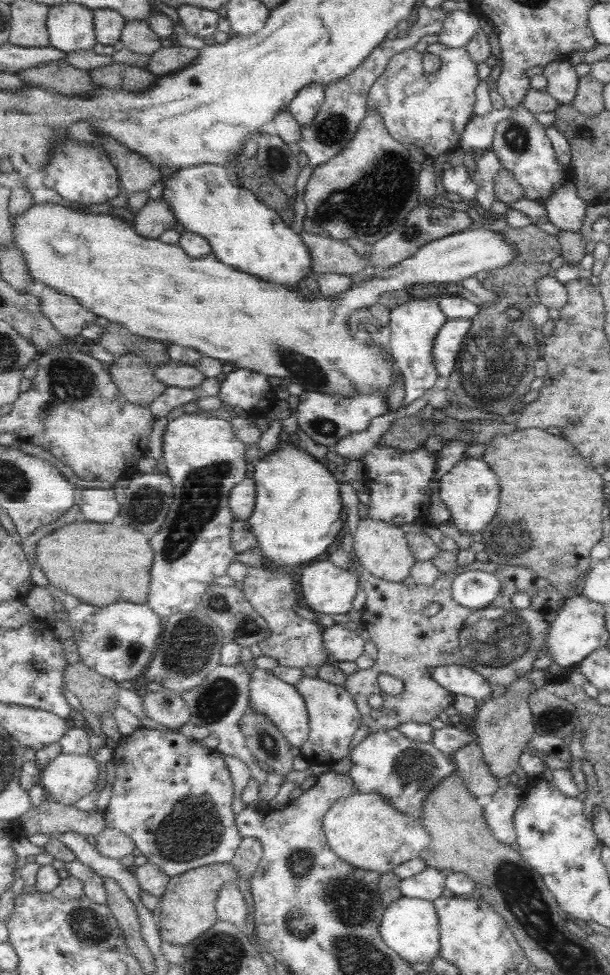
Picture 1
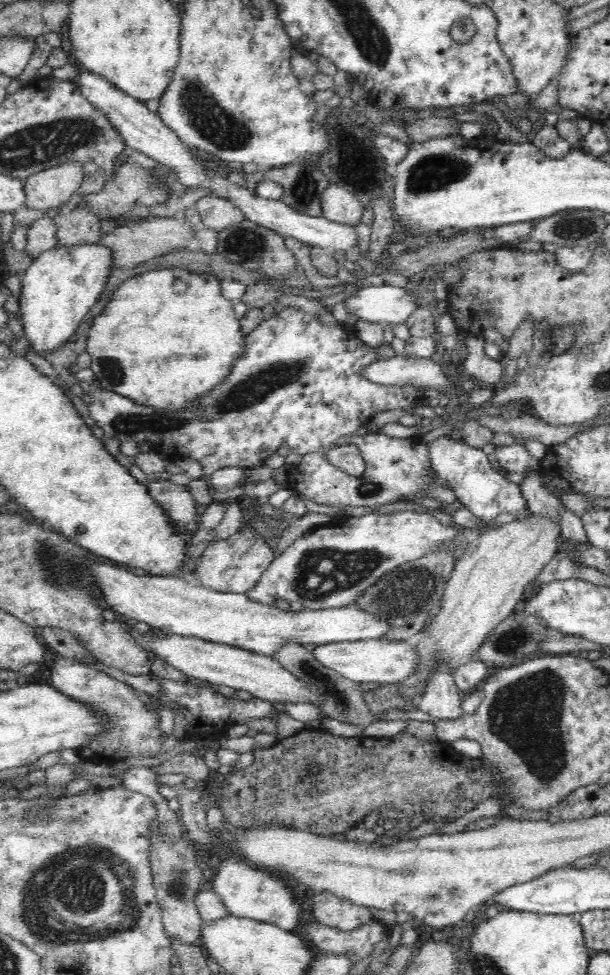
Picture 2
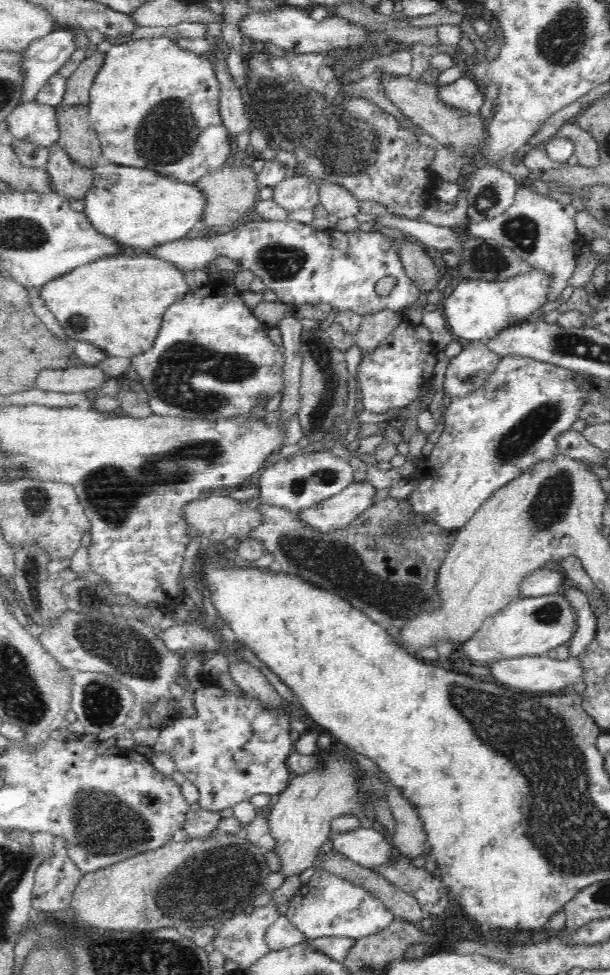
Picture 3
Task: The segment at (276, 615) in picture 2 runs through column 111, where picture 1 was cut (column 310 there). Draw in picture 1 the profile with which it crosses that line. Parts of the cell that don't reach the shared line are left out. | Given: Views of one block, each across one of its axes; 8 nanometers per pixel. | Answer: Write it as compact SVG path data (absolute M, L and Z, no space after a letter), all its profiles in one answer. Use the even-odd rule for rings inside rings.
M328 558L306 565L299 580L300 592L303 593L303 602L318 615L347 614L353 609L355 596L359 593L360 580L352 570L335 565Z

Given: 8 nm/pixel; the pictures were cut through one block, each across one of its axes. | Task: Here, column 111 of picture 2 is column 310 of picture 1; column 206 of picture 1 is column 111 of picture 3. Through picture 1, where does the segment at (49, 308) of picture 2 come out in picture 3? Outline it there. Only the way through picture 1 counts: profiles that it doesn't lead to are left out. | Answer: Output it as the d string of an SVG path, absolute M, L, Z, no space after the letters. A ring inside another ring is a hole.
M109 163L95 167L94 184L85 194L86 216L92 225L124 247L149 249L184 238L208 209L206 193L195 183L178 181L142 167Z

